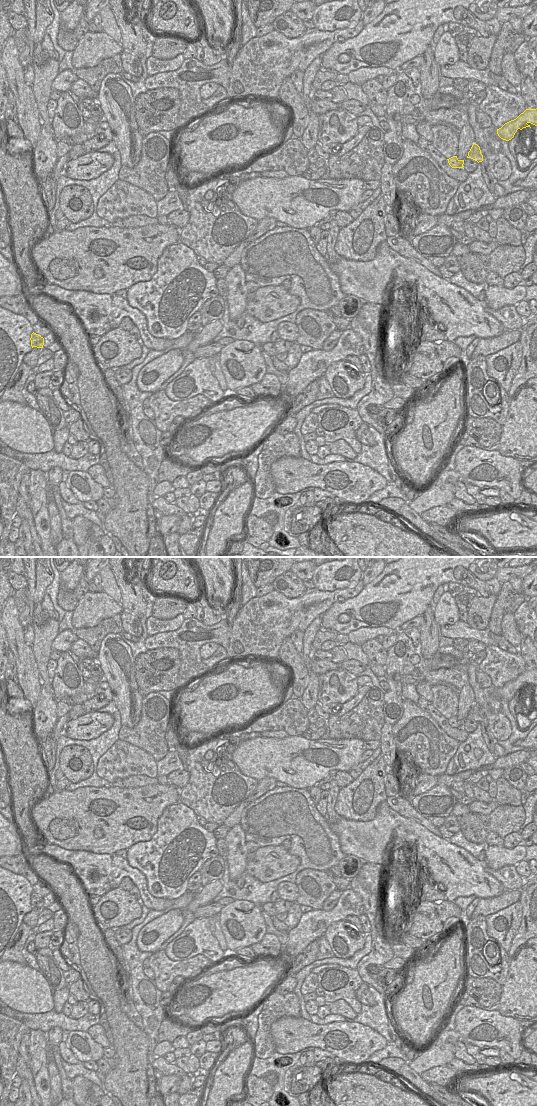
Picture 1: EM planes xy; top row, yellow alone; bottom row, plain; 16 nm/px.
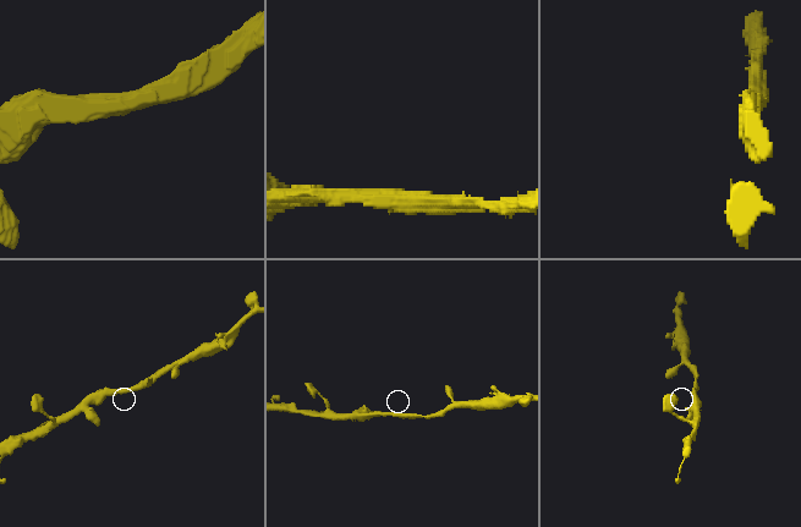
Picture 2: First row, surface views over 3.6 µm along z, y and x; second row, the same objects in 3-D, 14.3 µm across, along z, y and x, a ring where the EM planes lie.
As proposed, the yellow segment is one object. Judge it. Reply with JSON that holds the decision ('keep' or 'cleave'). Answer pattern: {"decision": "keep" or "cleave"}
{"decision": "keep"}

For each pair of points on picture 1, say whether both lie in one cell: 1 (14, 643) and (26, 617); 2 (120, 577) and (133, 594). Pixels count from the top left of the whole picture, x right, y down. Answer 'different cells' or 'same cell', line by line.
1: different cells
2: same cell

